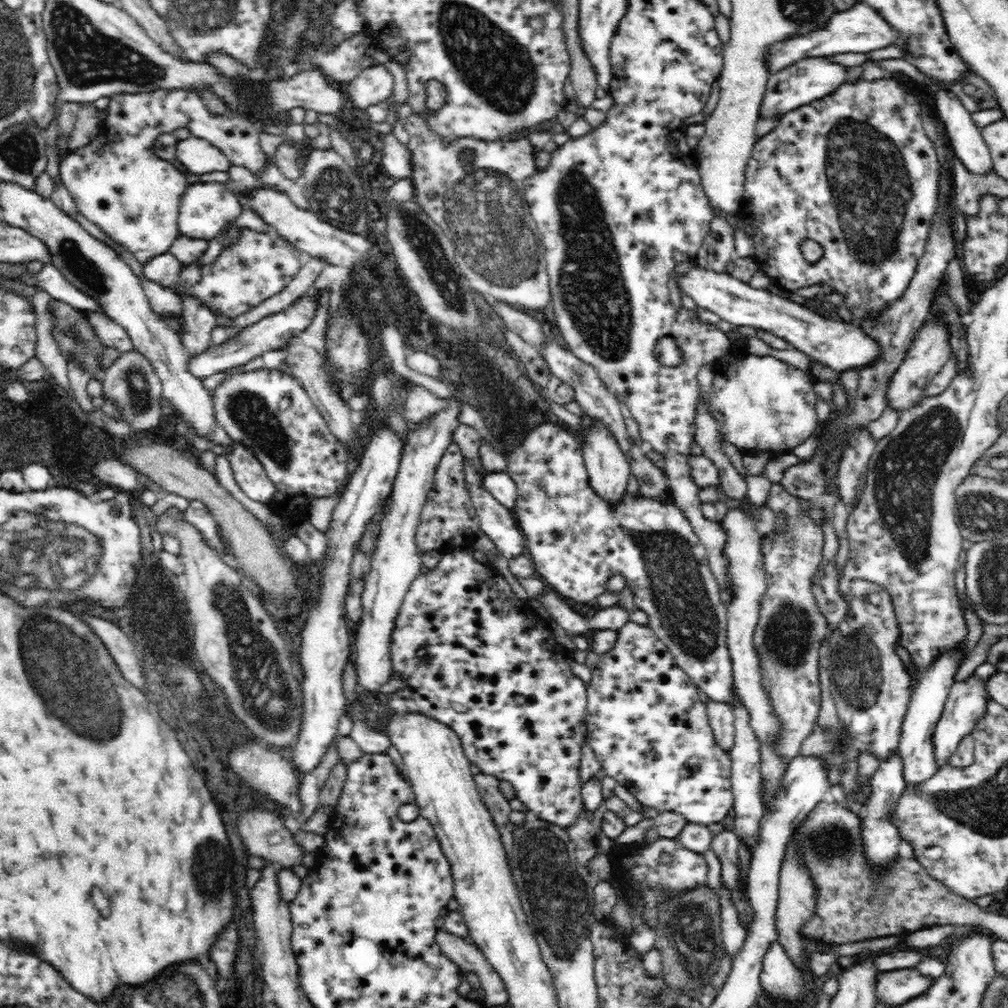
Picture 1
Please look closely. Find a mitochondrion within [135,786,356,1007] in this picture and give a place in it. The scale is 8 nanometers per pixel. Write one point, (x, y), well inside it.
(210, 881)

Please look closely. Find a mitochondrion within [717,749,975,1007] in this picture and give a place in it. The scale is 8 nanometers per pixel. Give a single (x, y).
(834, 845)

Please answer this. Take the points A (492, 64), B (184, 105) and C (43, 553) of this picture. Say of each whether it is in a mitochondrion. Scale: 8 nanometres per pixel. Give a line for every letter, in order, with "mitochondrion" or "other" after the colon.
A: mitochondrion
B: other
C: mitochondrion

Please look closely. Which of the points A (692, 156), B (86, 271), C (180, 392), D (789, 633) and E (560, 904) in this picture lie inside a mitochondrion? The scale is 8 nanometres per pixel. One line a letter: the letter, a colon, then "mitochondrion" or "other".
A: other
B: mitochondrion
C: other
D: mitochondrion
E: mitochondrion

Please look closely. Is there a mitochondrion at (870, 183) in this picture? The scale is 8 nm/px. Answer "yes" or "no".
yes

